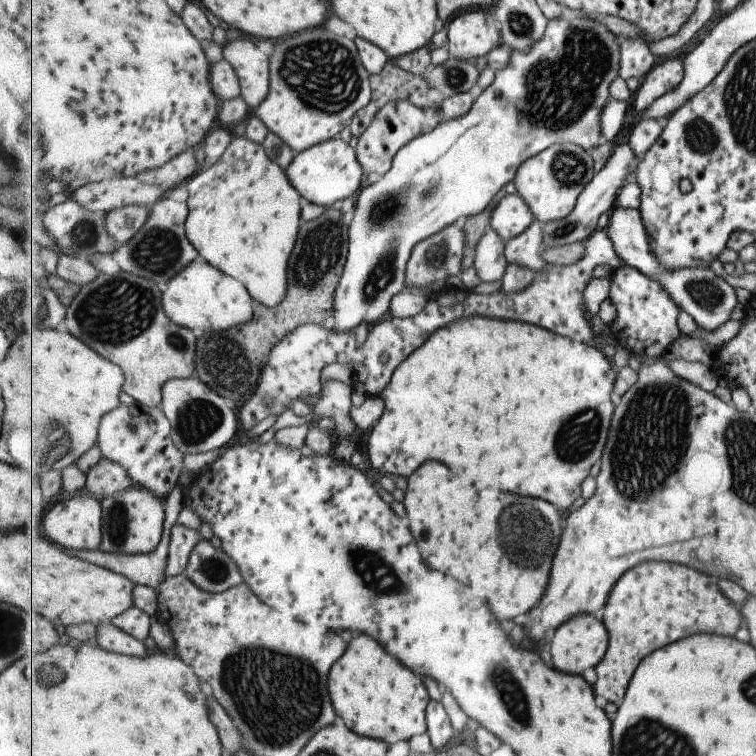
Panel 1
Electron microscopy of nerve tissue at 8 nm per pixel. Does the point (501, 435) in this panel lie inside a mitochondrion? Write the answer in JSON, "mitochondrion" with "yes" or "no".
{"mitochondrion":"no"}

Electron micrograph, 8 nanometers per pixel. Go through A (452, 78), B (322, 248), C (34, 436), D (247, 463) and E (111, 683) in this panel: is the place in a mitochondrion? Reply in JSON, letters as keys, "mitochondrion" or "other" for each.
{"A":"mitochondrion","B":"mitochondrion","C":"mitochondrion","D":"other","E":"other"}

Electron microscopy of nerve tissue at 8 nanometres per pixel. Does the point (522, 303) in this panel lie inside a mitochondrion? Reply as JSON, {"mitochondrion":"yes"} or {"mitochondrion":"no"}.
{"mitochondrion":"no"}

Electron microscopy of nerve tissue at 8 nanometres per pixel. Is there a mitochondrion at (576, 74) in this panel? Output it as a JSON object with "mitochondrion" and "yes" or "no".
{"mitochondrion":"yes"}

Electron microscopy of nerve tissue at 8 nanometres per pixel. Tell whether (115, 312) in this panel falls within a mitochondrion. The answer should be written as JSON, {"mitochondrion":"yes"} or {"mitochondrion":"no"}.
{"mitochondrion":"yes"}

